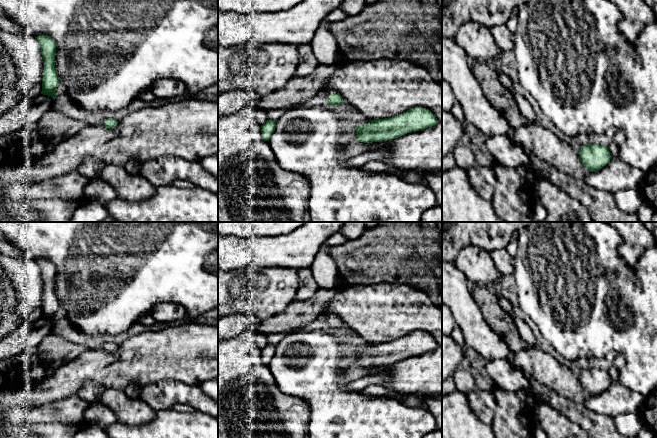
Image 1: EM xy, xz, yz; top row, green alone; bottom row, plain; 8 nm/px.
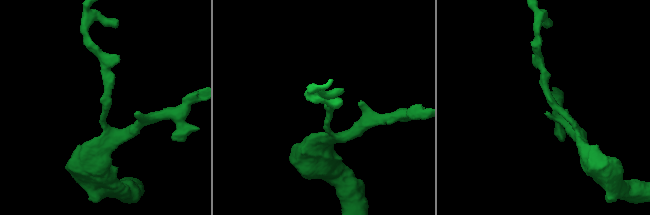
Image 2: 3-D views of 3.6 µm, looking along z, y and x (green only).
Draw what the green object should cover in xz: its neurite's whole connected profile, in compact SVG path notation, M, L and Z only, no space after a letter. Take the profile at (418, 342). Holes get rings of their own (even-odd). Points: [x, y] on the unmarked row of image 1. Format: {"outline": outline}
{"outline": "M415 331L392 342L371 344L355 352L357 366L372 367L395 363L407 357L435 350L438 344L428 333Z"}

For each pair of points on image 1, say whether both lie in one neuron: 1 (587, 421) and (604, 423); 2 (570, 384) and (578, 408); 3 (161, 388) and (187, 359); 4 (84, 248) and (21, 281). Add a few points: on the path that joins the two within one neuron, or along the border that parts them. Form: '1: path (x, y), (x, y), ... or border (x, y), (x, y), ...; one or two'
1: path (591, 424), (593, 426), (600, 426); one
2: border (550, 390), (572, 399); two
3: border (191, 385), (176, 381), (154, 381), (145, 386); two
4: border (24, 258), (35, 261); two

